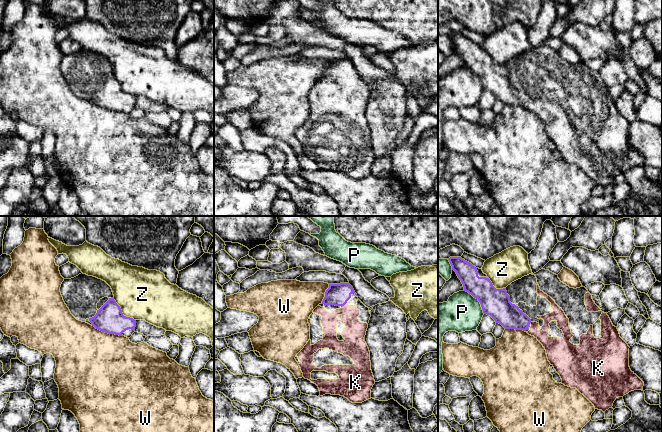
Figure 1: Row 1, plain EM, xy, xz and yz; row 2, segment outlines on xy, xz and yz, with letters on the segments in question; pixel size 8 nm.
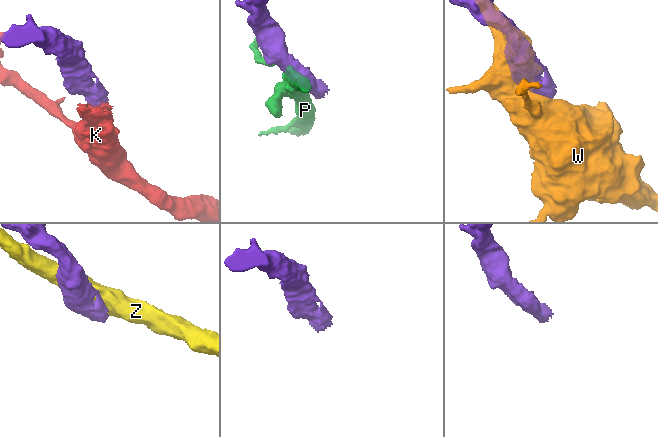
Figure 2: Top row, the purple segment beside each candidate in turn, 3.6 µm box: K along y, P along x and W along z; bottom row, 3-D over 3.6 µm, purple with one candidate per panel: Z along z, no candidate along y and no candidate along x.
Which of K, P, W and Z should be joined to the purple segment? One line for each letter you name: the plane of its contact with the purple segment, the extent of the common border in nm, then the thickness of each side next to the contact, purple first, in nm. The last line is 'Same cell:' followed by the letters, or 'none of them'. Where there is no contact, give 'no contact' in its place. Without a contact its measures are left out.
K: contact in xz; length 70 nm; calibres 180 and 180 nm
Same cell: K

